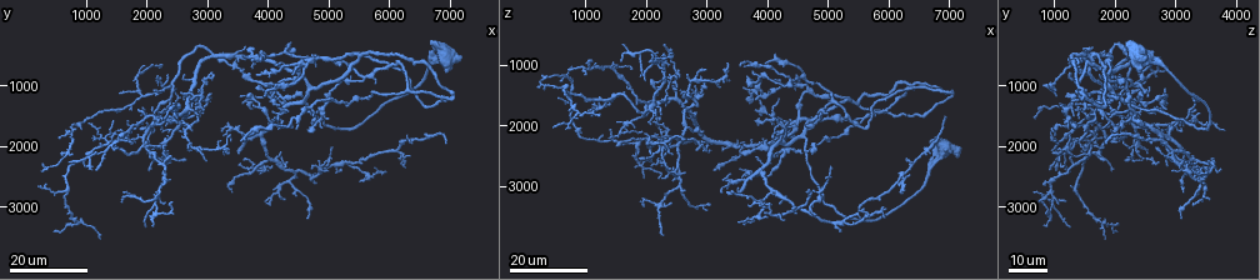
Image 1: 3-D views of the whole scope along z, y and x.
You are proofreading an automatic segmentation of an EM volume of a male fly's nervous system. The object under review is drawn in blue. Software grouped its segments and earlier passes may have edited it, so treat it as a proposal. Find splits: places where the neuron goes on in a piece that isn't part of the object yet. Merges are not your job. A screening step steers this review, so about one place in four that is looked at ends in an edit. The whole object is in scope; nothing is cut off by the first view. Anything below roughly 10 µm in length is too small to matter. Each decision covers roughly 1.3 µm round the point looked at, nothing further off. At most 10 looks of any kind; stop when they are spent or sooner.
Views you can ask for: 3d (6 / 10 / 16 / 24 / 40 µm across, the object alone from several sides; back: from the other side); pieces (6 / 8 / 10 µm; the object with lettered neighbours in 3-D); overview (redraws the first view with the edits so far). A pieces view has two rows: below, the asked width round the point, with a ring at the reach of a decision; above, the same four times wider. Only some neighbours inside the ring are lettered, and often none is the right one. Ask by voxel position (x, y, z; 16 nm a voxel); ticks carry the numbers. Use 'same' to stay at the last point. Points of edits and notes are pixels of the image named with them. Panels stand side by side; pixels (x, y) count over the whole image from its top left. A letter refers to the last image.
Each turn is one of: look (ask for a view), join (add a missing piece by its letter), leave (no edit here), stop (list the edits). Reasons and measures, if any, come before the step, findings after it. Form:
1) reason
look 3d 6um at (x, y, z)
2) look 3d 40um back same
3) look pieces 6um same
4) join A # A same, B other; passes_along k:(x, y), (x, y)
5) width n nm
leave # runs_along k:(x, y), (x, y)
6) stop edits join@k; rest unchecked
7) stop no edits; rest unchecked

free end
look 3d 16um at (1900, 1700, 2550)

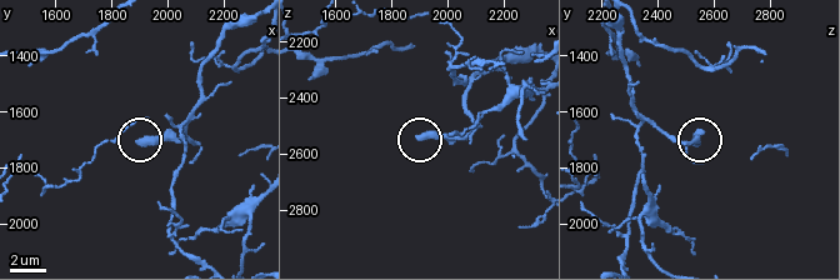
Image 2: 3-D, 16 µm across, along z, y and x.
what lies round it
look pieces 6um at (1890, 1700, 2540)

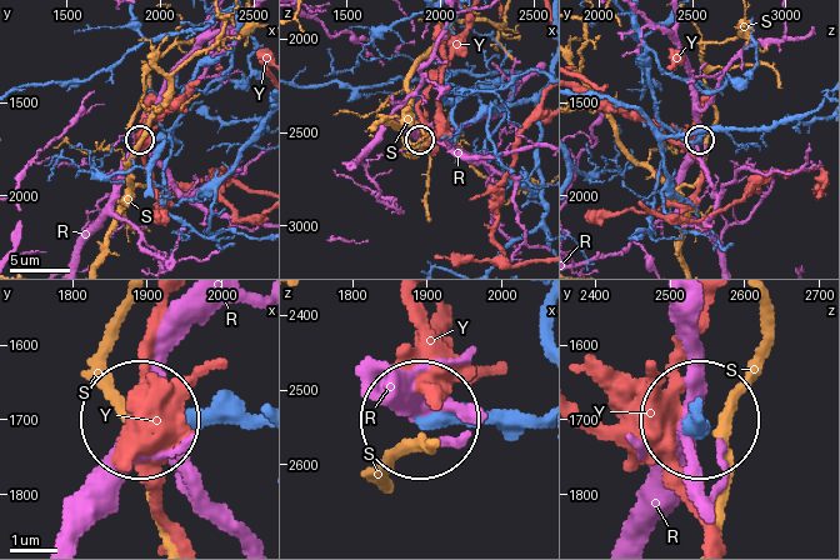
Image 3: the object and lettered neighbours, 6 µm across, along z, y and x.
leave # R other, S other, Y other; runs_along 3:(531, 418), (428, 418); none of them fits

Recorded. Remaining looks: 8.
an open end
look 3d 24um at (3800, 1050, 1950)

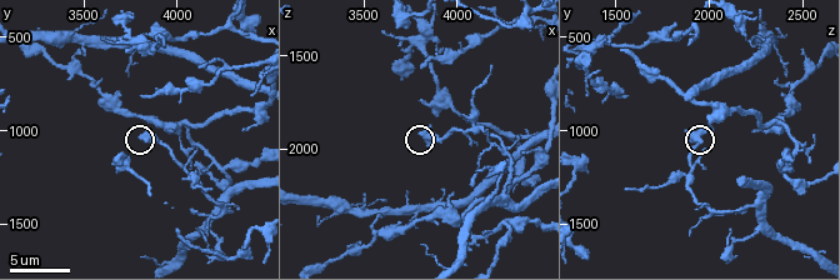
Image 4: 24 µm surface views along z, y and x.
look pieces 6um at (3820, 1040, 1900)

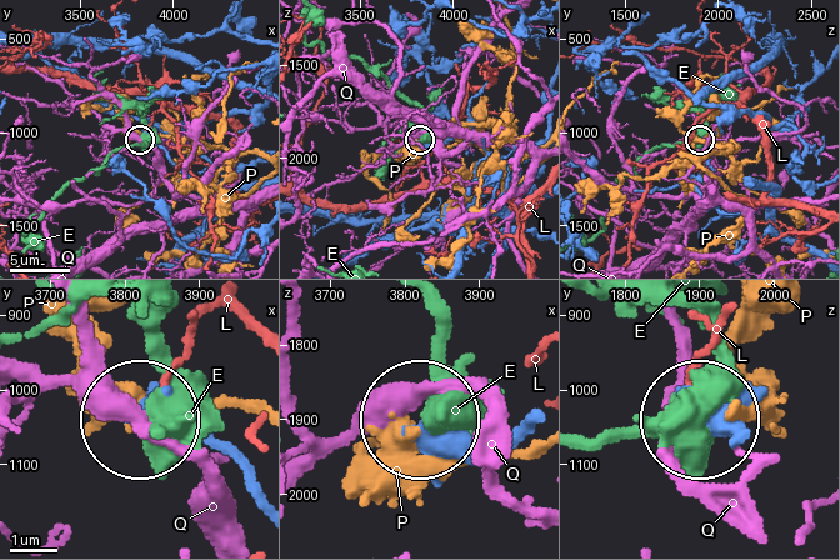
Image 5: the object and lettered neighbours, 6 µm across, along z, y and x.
leave # E other, L other, P other, Q other; none of them fits

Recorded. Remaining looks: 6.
free end
look 3d 24um at (6900, 1950, 1800)

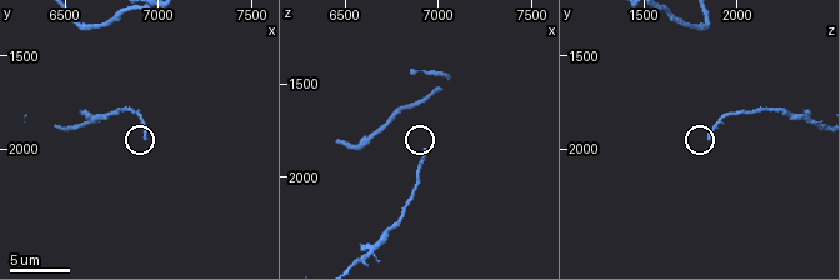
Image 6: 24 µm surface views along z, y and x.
look pieces 8um at (6940, 1920, 1840)

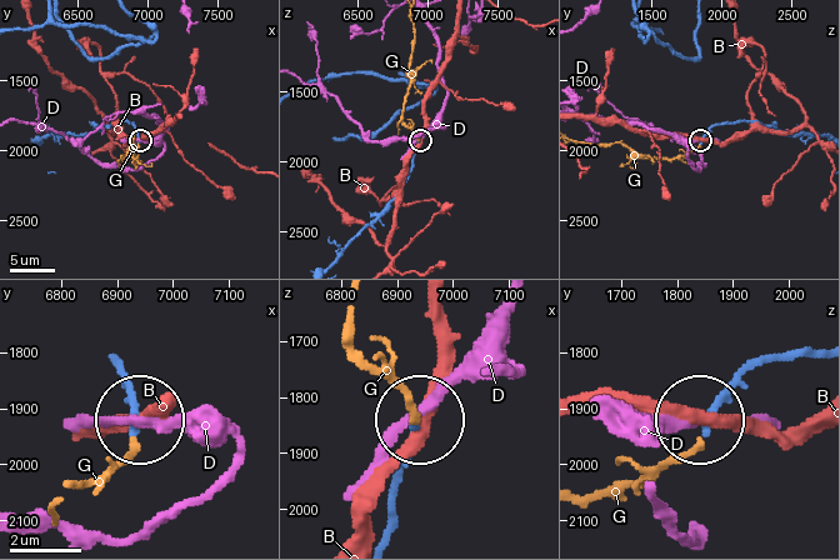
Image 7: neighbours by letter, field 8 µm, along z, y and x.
join G # B other, D other, G same; passes_along 7:(114, 363), (129, 408), (129, 449), (84, 481); it goes on there

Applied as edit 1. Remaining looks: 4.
look overview

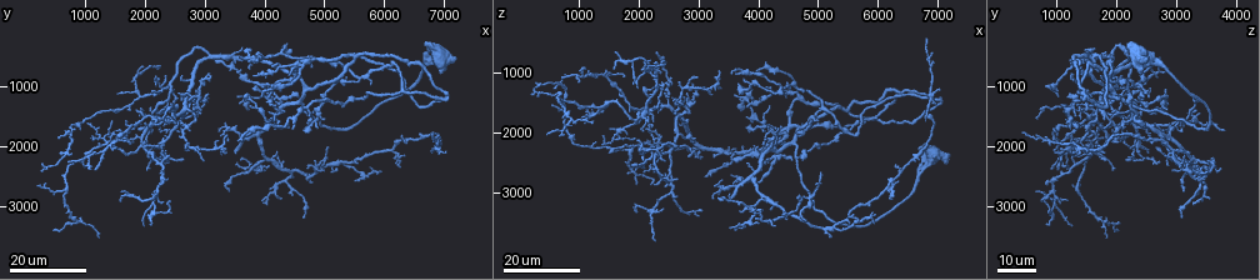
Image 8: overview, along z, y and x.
free end
look 3d 16um at (3850, 750, 1550)

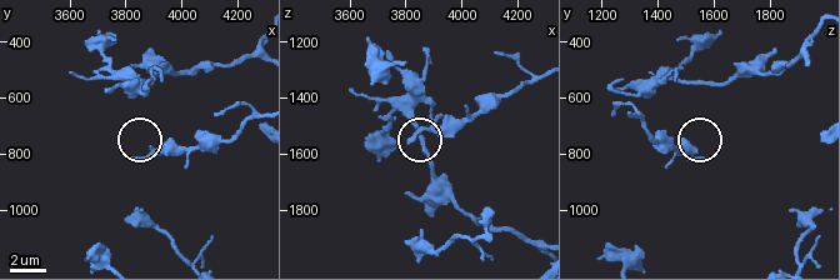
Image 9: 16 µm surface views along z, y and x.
look pieces 6um at (3810, 820, 1550)

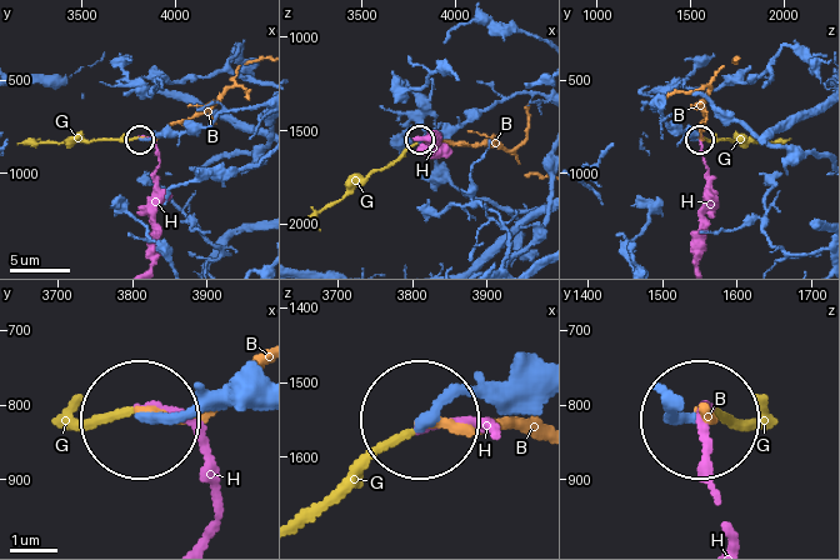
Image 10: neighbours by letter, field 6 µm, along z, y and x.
join G # B other, G same, H other; passes_along 10:(665, 404), (733, 420); it goes on there

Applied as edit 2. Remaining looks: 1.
stop edits join@7, join@10; rest unchecked

